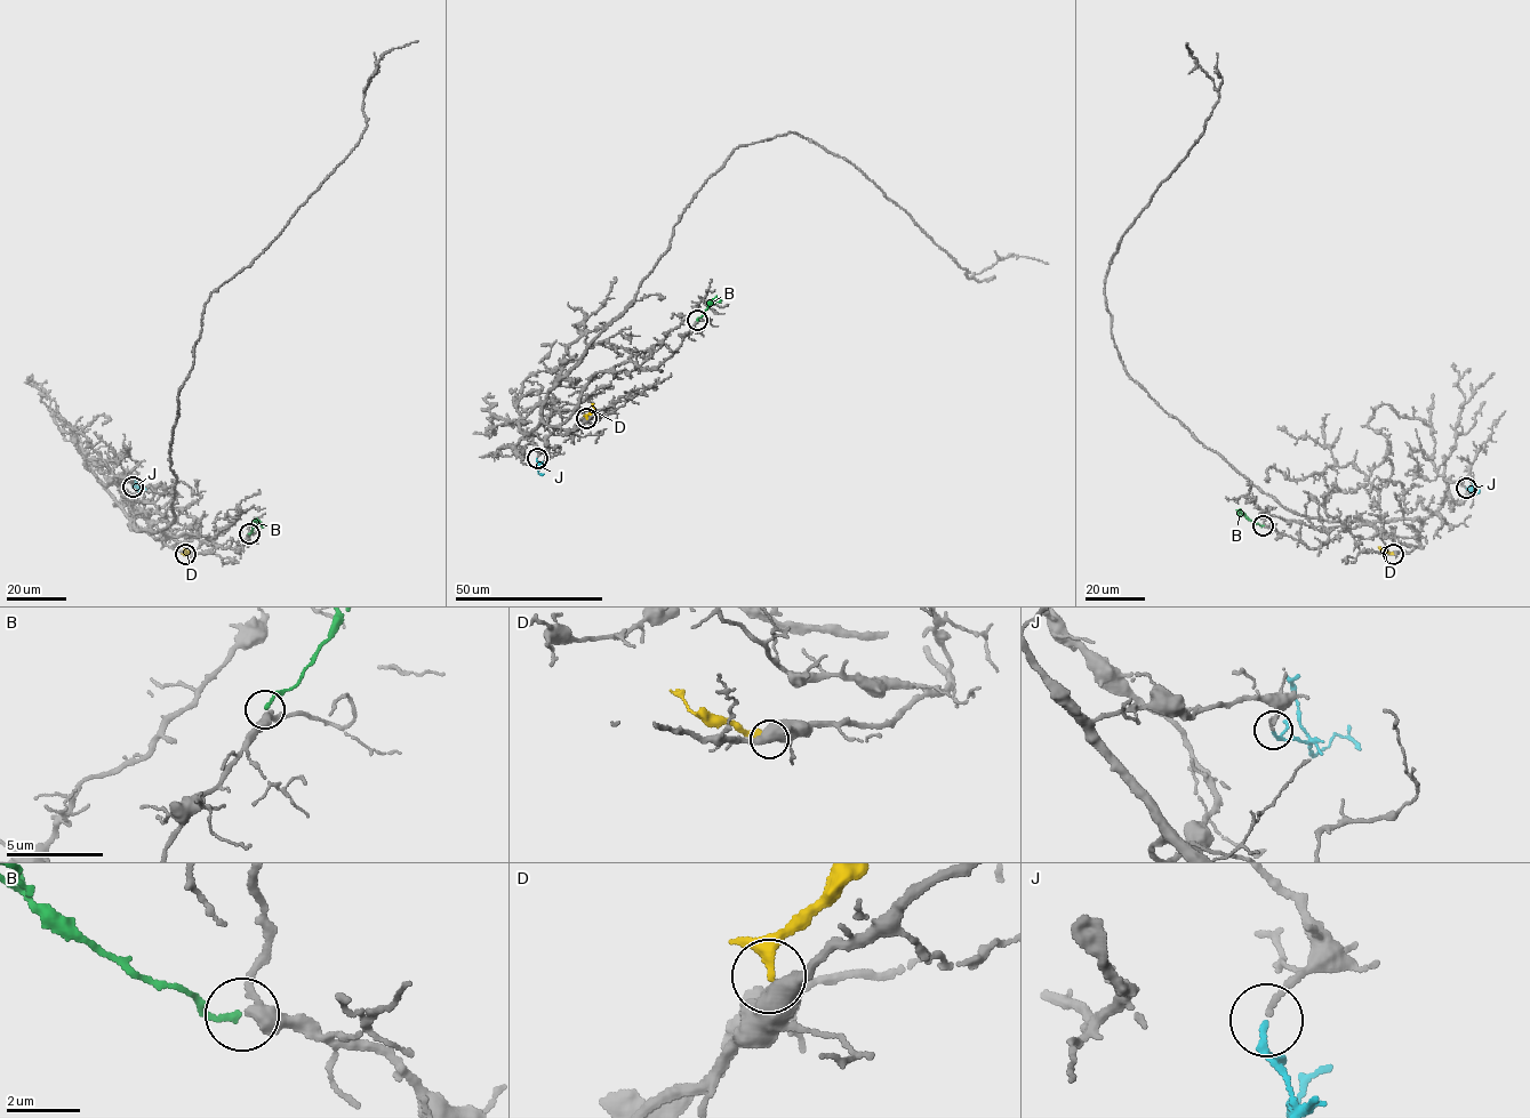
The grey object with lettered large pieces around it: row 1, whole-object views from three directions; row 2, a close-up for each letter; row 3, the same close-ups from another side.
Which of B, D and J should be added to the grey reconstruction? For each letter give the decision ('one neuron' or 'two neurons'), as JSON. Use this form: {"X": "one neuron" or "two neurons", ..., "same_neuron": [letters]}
{"B": "one neuron", "D": "two neurons", "J": "one neuron", "same_neuron": ["B", "J"]}

